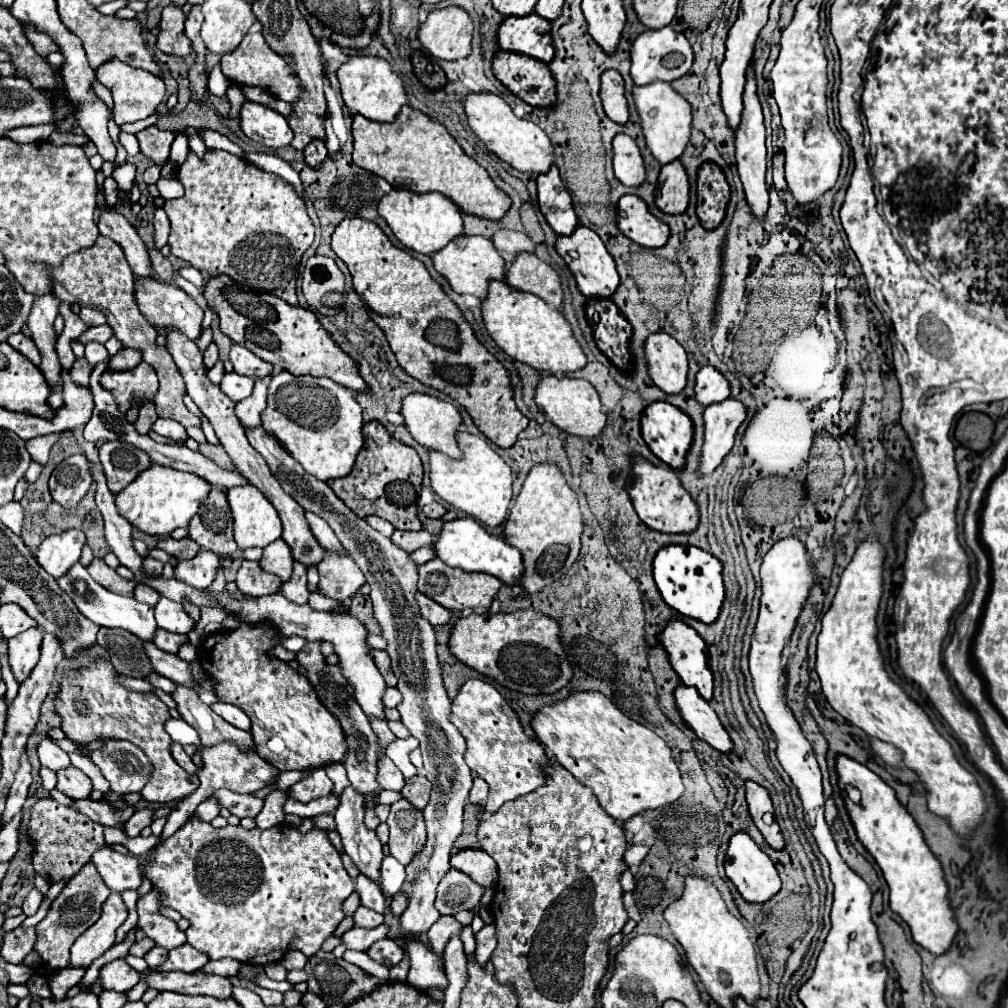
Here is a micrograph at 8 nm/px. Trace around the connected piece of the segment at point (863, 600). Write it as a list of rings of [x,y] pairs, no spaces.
[[[873,536],[861,538],[853,560],[841,574],[833,604],[821,620],[823,628],[817,640],[815,670],[819,674],[823,694],[833,710],[837,710],[851,724],[865,730],[869,736],[891,742],[903,750],[903,762],[921,776],[927,788],[931,812],[947,818],[955,832],[967,836],[983,820],[983,792],[977,786],[975,776],[957,762],[949,742],[939,736],[923,708],[917,706],[883,668],[883,658],[875,640],[875,616],[883,586],[883,556],[883,548]]]

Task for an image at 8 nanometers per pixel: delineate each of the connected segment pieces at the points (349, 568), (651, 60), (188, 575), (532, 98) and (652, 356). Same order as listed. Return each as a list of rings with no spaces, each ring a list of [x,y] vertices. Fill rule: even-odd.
[[[327,548],[319,564],[319,578],[323,596],[335,600],[351,598],[365,584],[363,572],[349,556],[335,556],[335,552],[327,552]]]
[[[665,26],[661,30],[647,30],[639,34],[631,44],[631,78],[635,84],[651,84],[651,82],[671,82],[675,78],[681,78],[689,72],[693,62],[693,50],[687,42],[687,38],[681,32],[675,32],[671,26]]]
[[[201,548],[195,558],[177,562],[173,574],[179,576],[179,580],[183,580],[185,584],[191,584],[193,588],[207,588],[213,582],[217,568],[219,556],[215,552]]]
[[[499,50],[491,68],[495,78],[527,104],[547,108],[555,102],[555,82],[545,62]]]
[[[665,332],[649,334],[643,352],[647,358],[649,378],[667,394],[677,394],[687,382],[687,352]]]

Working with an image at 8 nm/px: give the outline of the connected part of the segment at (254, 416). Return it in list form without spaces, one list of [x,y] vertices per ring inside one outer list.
[[[253,378],[253,380],[255,380],[255,386],[251,396],[237,402],[235,406],[235,414],[245,428],[253,428],[261,424],[259,416],[265,410],[265,400],[267,400],[267,384],[263,382],[263,378]]]

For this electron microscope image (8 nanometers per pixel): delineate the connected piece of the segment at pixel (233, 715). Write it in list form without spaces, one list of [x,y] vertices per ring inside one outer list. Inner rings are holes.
[[[215,702],[215,704],[211,704],[211,710],[215,710],[223,720],[233,724],[235,728],[241,728],[241,730],[249,730],[251,728],[251,720],[247,718],[247,714],[243,714],[243,710],[233,706],[233,704]]]

